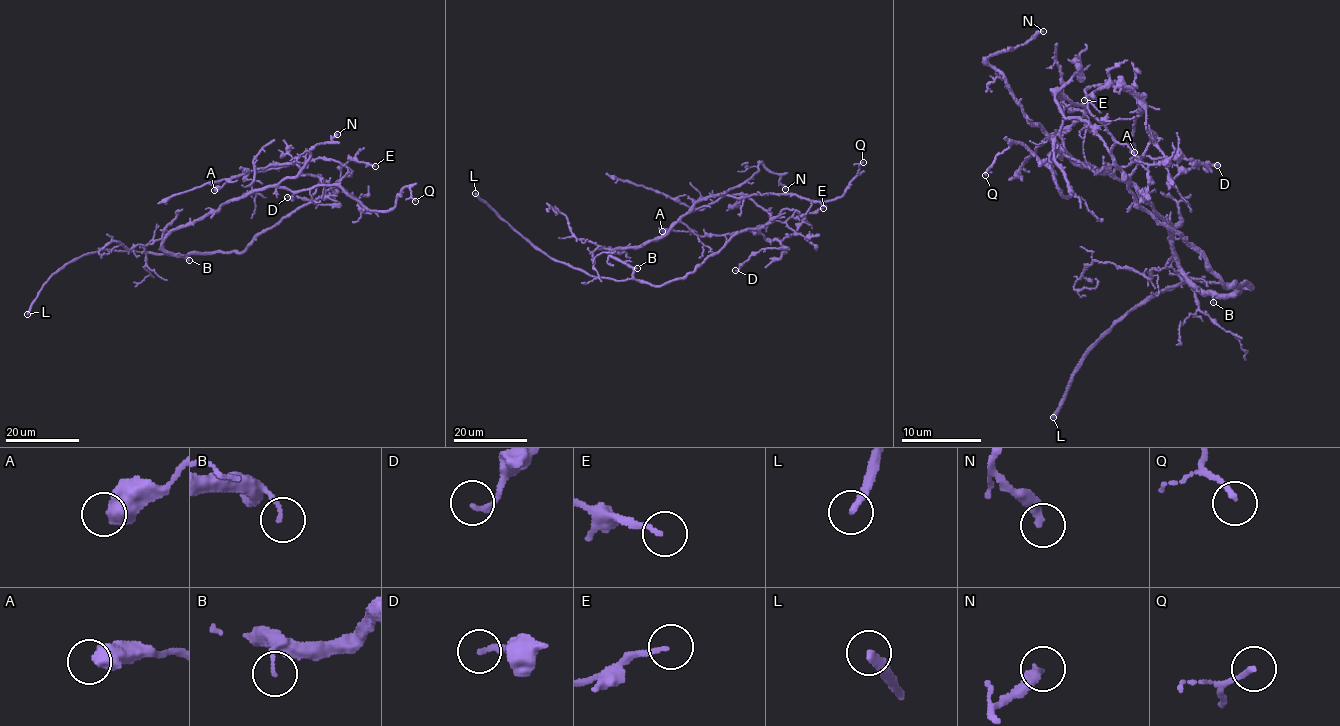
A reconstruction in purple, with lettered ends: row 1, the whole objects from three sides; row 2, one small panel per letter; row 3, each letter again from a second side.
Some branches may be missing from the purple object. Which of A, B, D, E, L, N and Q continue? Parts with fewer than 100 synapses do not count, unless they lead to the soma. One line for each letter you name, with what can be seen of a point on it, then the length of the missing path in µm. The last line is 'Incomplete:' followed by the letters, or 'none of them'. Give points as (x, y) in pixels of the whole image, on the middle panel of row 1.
L: at (475, 193); about 120 µm are missing
Incomplete: L

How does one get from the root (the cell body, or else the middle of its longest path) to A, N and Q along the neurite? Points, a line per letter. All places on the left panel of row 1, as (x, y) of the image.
A: (191, 254), (243, 251), (260, 233), (332, 188), (347, 169), (333, 160), (317, 158), (251, 171), (214, 190)
N: (191, 254), (173, 256), (162, 244), (173, 231), (222, 205), (293, 178), (316, 145), (331, 143), (337, 134)
Q: (191, 254), (173, 256), (162, 244), (269, 186), (339, 185), (372, 210), (391, 209), (408, 186), (415, 201)

